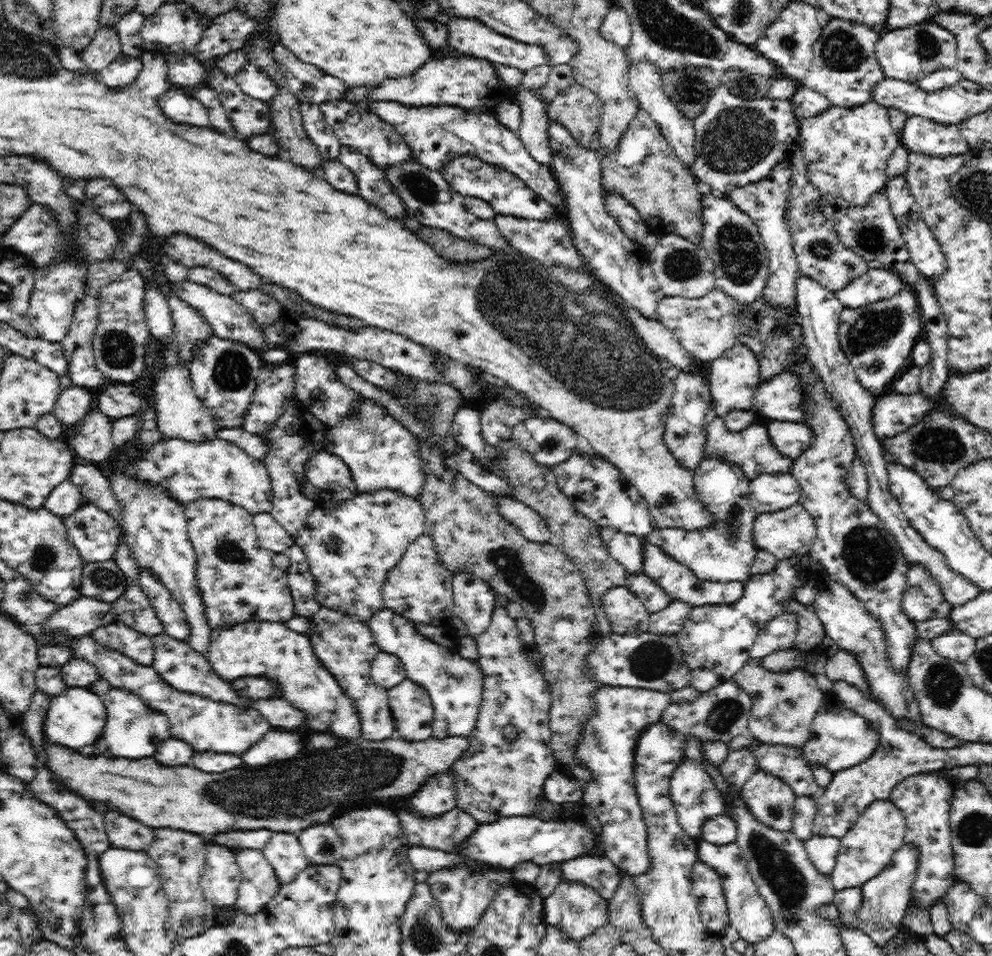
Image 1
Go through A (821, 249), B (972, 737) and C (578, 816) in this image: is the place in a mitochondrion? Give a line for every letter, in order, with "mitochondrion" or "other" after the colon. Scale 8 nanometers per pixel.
A: mitochondrion
B: other
C: other

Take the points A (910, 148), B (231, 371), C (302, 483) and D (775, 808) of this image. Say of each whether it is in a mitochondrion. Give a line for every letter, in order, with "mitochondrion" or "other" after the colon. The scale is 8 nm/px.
A: other
B: mitochondrion
C: other
D: mitochondrion

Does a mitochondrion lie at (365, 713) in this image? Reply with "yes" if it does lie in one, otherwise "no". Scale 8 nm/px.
no

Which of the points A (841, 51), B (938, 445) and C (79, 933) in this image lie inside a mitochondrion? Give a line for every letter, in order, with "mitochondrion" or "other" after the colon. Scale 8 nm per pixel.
A: mitochondrion
B: mitochondrion
C: other

